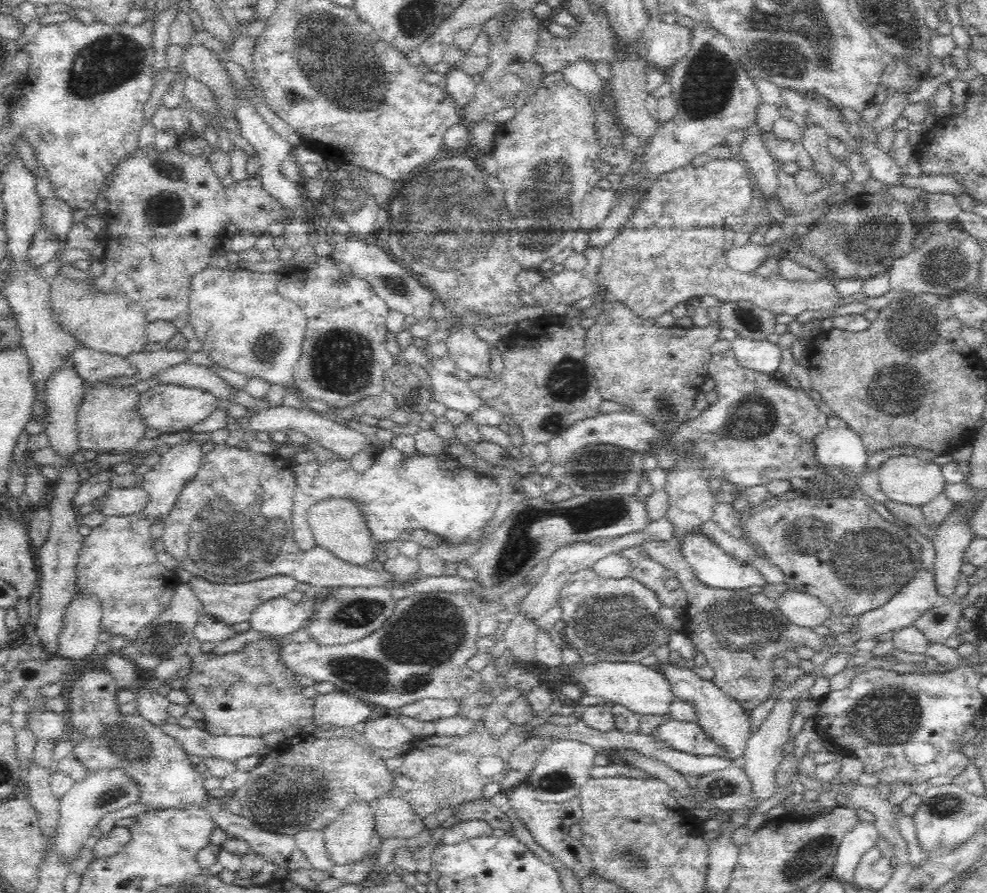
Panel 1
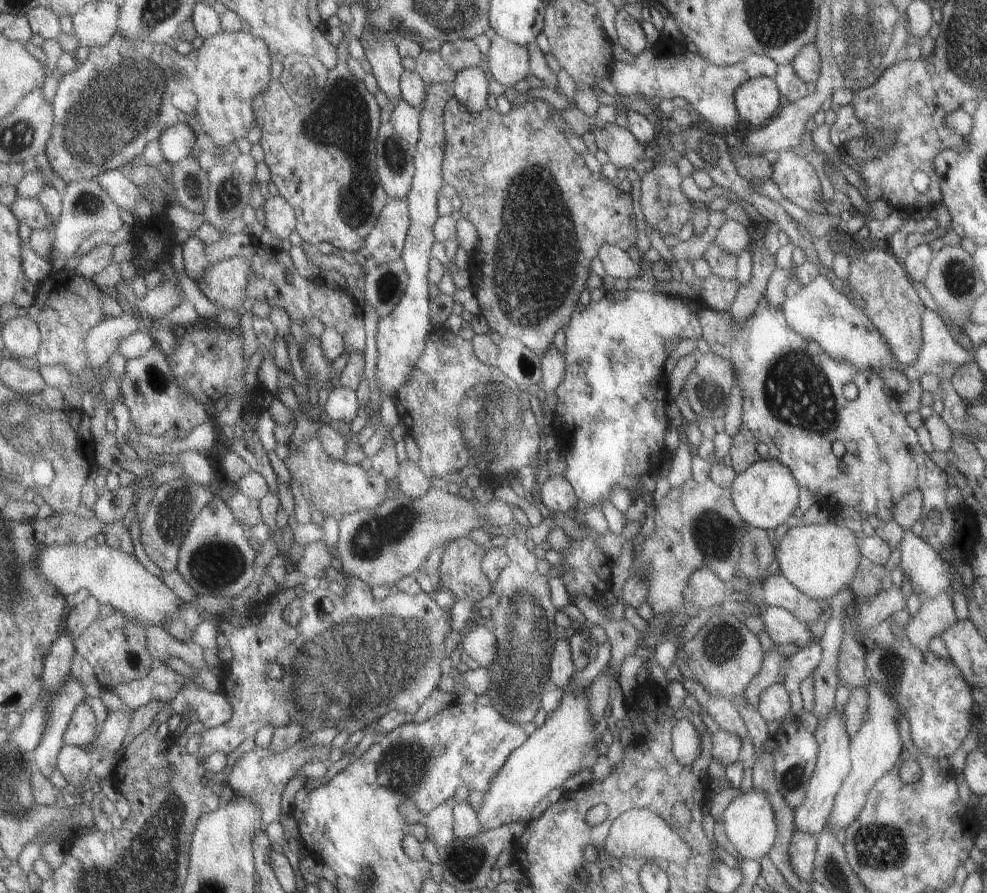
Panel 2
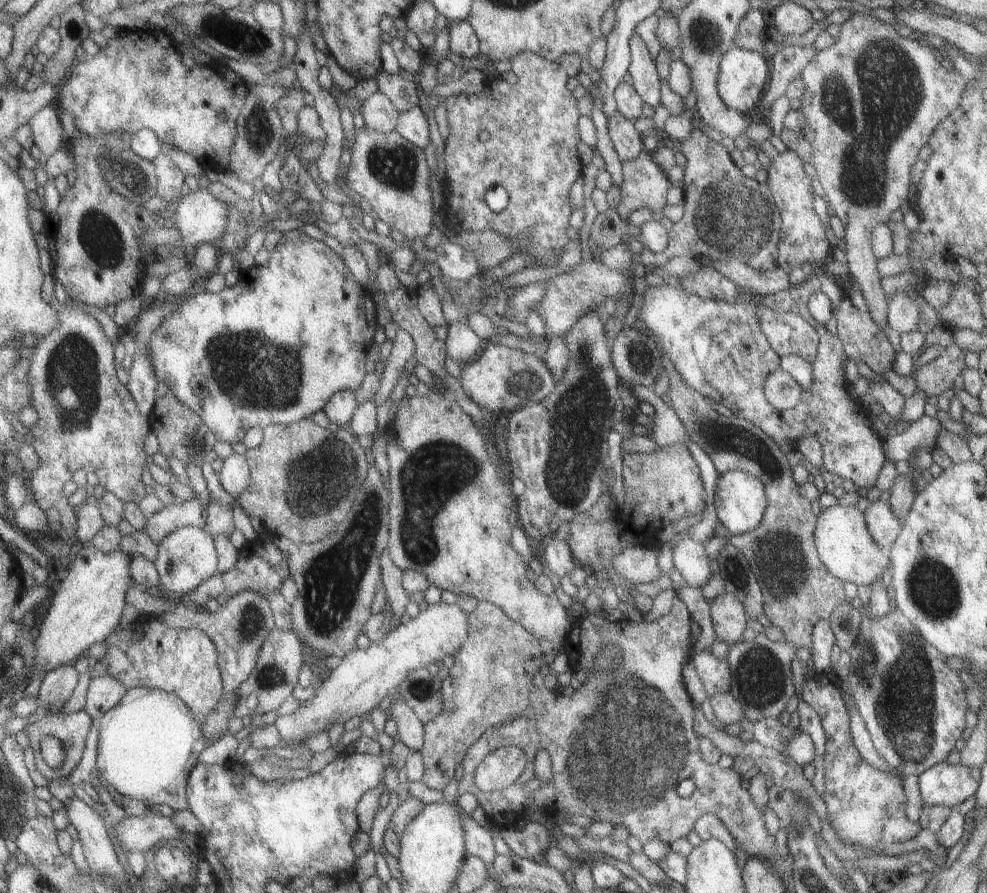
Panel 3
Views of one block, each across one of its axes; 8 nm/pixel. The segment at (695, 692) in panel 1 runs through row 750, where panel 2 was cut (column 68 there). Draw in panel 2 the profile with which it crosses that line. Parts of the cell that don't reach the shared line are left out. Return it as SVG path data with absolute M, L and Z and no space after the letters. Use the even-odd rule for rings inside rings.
M84 702L78 706L72 723L65 735L67 745L80 747L91 746L98 738L98 716L94 708Z

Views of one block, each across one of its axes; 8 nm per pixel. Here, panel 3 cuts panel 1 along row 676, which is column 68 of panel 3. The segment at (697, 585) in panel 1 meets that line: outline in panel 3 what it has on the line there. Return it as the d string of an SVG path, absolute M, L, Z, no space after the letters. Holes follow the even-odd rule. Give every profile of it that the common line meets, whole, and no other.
M83 709L74 713L54 712L47 714L42 720L32 720L32 722L21 732L21 734L32 734L32 746L36 748L36 742L42 743L46 736L56 736L60 738L67 751L66 762L58 770L54 770L46 762L42 749L38 748L38 768L44 776L48 776L50 781L59 778L69 778L72 772L78 768L78 764L84 759L86 752L86 742L88 734L92 730L94 718L90 716L88 710Z

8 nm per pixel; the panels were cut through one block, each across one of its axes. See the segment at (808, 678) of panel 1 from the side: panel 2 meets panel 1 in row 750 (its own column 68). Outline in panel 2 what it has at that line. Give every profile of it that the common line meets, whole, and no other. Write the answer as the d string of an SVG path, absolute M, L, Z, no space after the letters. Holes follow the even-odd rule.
M67 745L60 752L59 768L67 782L76 788L86 783L95 765L96 761L86 747Z

